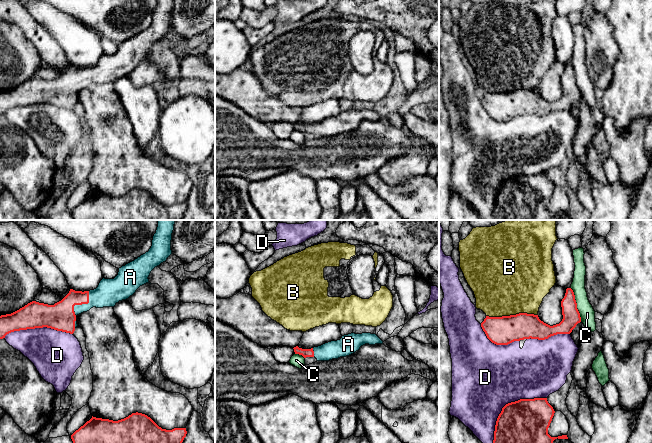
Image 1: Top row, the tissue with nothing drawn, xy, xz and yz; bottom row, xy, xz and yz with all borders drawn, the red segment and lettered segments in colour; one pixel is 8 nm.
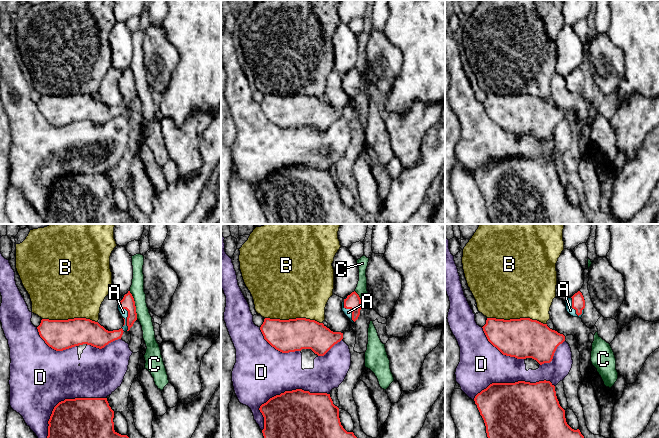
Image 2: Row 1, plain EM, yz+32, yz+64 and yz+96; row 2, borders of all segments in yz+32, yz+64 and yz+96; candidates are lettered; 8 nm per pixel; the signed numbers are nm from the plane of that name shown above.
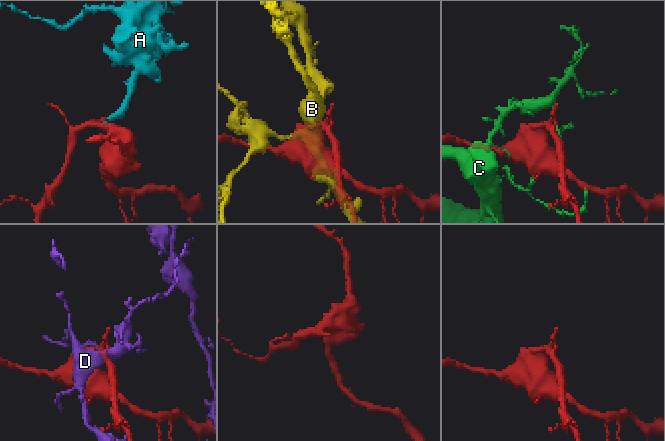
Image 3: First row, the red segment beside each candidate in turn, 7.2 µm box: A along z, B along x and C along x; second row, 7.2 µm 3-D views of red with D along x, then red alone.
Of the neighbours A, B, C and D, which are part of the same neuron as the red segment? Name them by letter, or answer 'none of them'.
A

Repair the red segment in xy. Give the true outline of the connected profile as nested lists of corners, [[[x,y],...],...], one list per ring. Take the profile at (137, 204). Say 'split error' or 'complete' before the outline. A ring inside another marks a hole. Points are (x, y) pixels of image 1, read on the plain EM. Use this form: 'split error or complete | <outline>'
complete | [[[136,188],[118,197],[92,192],[71,215],[73,220],[182,220],[186,210],[186,204],[162,205],[147,191]]]

